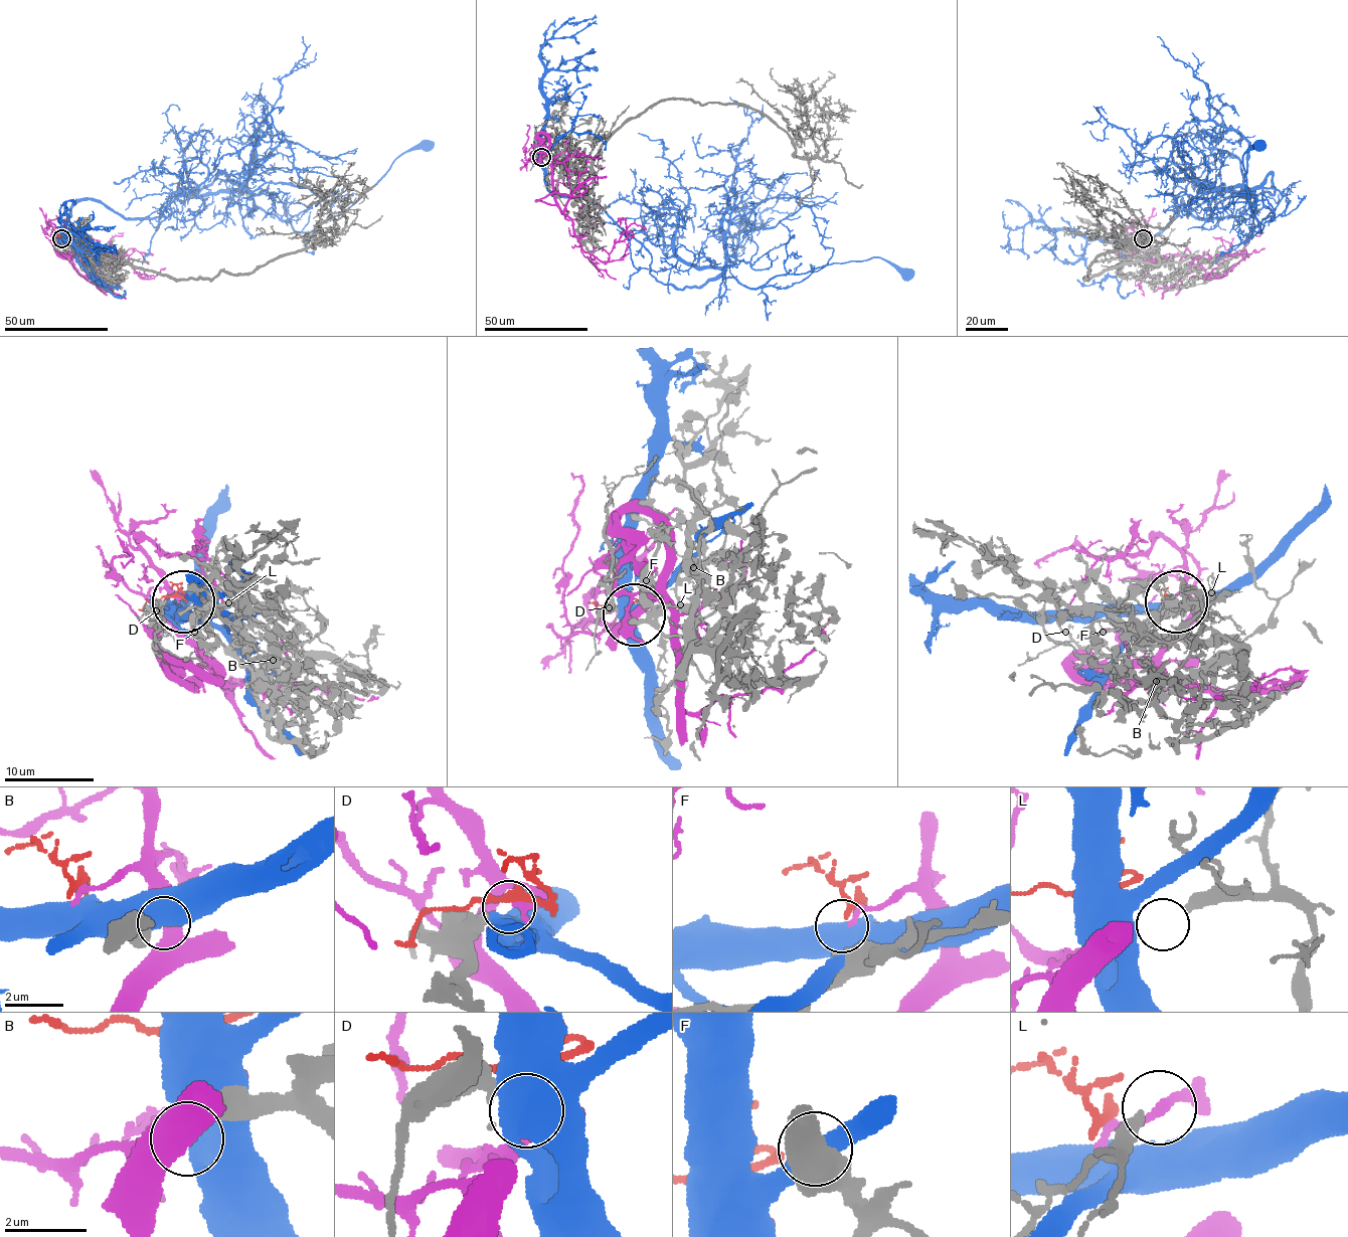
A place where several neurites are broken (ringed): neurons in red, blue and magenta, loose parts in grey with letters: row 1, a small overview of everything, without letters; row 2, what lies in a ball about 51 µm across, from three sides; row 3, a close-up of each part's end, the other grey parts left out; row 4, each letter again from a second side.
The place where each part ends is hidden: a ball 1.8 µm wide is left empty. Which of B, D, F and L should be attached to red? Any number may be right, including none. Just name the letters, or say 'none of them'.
F

